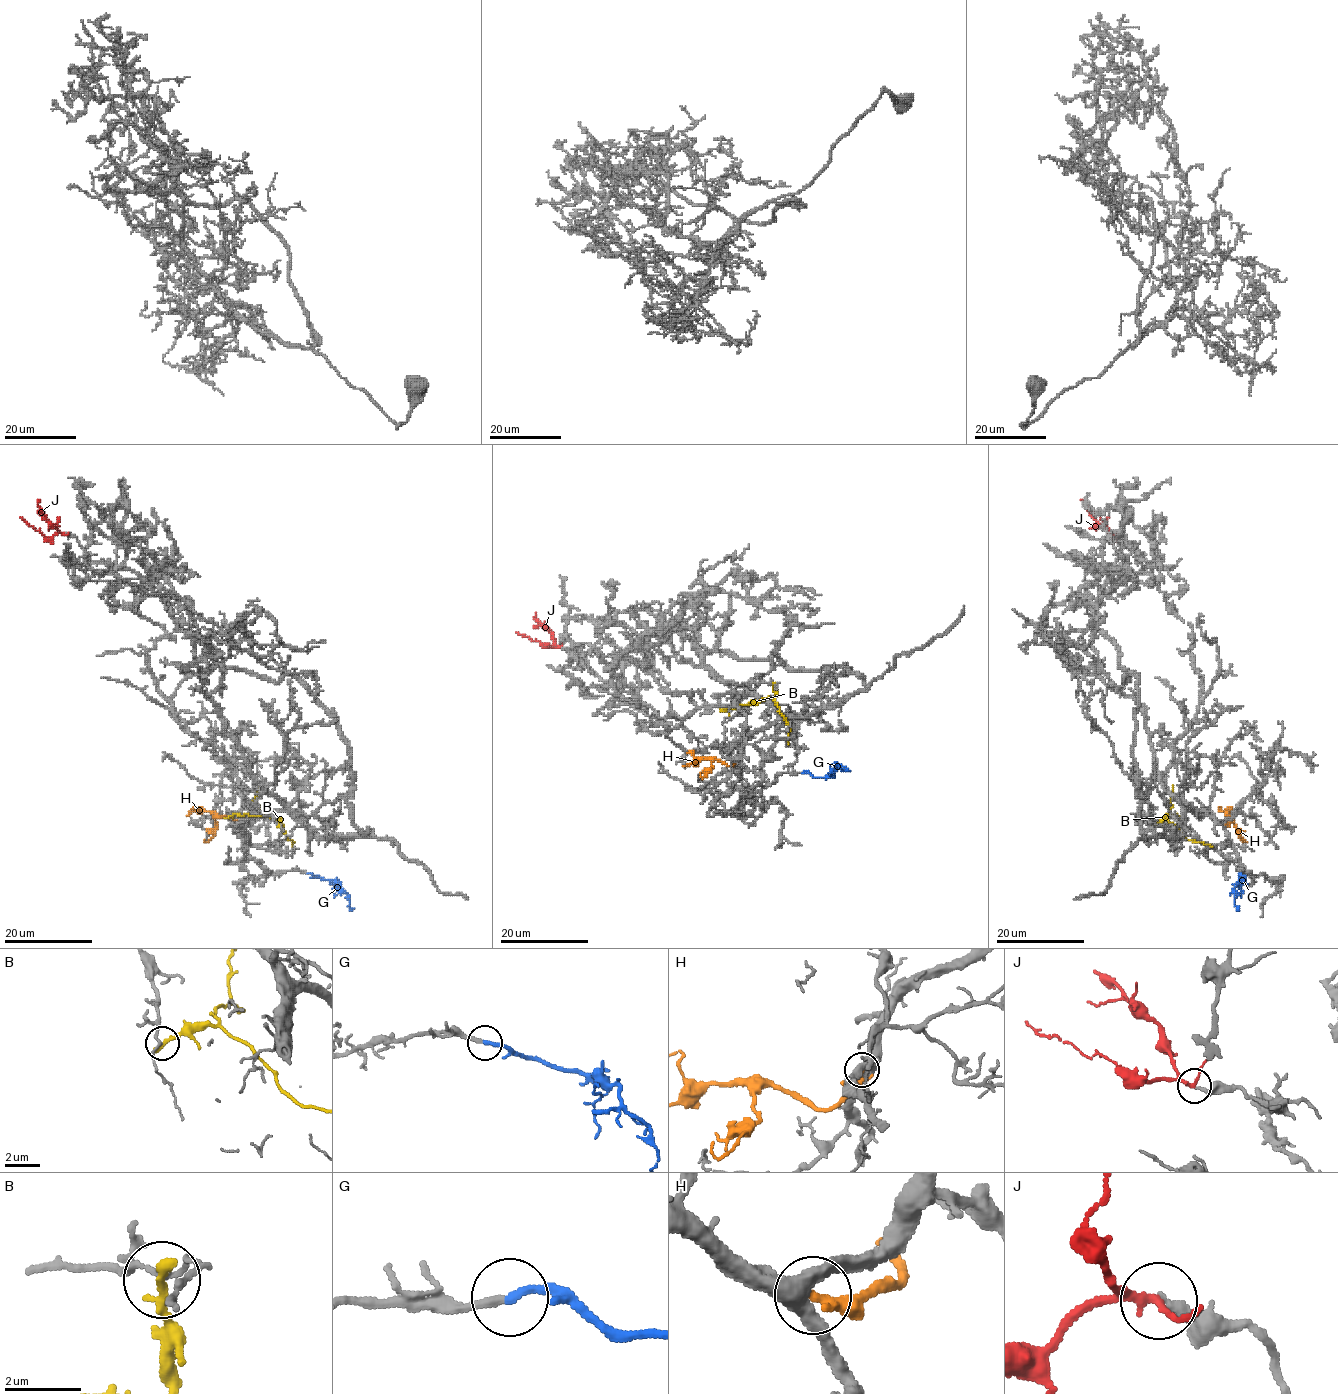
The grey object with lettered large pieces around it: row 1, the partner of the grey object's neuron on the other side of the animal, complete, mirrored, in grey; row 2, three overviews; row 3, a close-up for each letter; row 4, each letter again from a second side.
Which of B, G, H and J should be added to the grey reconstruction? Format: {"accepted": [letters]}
{"accepted": ["G"]}

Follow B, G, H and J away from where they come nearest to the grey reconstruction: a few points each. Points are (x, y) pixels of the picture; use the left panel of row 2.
B: (278, 824), (278, 819), (263, 814), (232, 814), (224, 818)
G: (306, 872), (340, 884), (352, 911)
H: (243, 823), (219, 816), (213, 836), (207, 843), (205, 840)
J: (64, 533), (51, 524), (38, 503), (39, 499)

